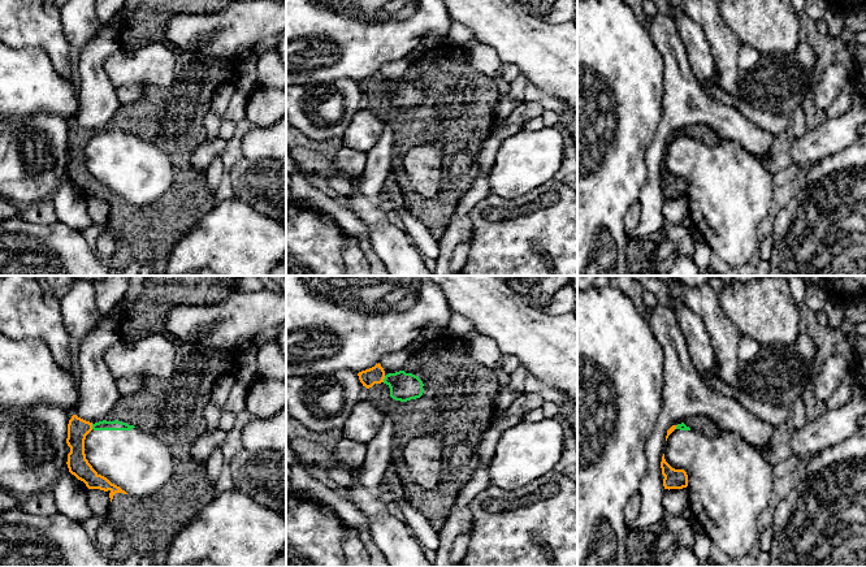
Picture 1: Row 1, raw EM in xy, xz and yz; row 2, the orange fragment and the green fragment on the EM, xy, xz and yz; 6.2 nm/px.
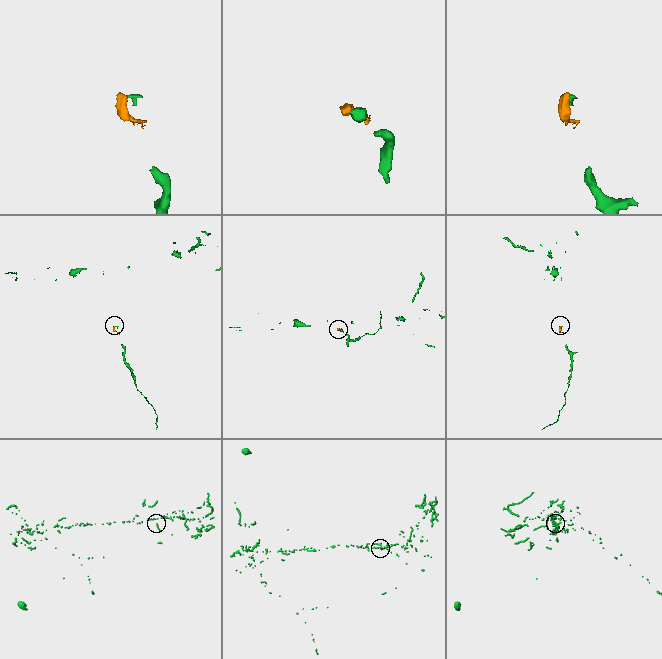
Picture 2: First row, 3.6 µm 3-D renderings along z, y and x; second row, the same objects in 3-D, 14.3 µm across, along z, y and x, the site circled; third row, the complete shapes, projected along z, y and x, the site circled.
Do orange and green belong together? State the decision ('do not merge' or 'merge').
do not merge

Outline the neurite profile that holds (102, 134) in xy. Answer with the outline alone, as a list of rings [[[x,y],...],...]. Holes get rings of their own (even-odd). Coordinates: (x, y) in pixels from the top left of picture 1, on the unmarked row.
[[[118,129],[92,133],[85,163],[98,183],[135,207],[156,202],[173,182],[173,166],[163,151]]]

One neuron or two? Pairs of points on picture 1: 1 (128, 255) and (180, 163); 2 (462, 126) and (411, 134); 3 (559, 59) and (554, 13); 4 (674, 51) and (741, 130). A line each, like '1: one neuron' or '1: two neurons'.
1: one neuron
2: one neuron
3: two neurons
4: one neuron

